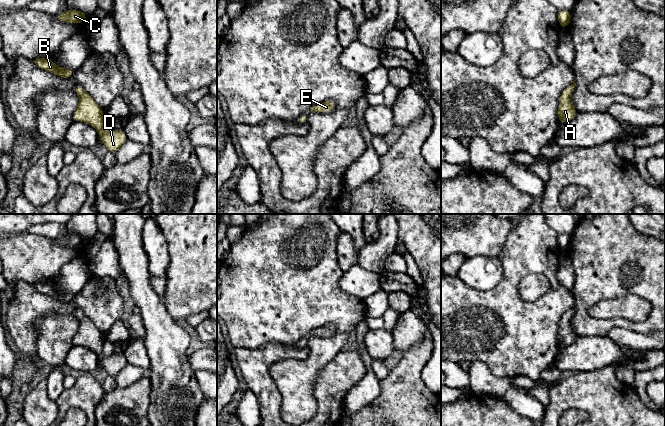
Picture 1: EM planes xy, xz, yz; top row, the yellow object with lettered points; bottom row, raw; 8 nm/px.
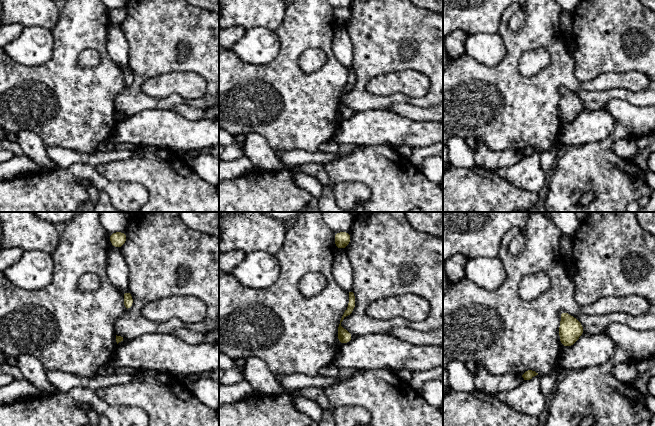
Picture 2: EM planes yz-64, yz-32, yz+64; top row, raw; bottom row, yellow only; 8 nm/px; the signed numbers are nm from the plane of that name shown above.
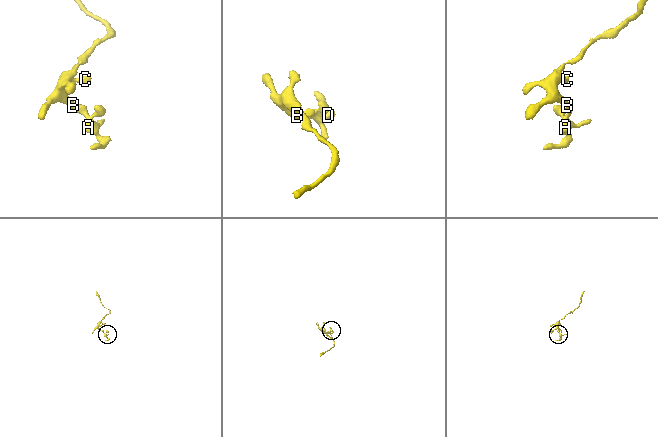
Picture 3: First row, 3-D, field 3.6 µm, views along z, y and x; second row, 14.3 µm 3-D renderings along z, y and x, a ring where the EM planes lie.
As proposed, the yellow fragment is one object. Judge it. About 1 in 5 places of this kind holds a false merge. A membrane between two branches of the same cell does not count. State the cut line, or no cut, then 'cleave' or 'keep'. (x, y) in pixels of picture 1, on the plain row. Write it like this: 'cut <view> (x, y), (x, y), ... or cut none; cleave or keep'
cut none; keep

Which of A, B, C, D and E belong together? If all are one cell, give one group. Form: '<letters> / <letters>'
A B C D E

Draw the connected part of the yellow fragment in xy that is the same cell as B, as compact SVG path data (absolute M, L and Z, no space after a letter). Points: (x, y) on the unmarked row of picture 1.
M38 282L33 285L39 292L58 299L61 302L72 302L75 295L72 293L64 293L54 288L51 283Z

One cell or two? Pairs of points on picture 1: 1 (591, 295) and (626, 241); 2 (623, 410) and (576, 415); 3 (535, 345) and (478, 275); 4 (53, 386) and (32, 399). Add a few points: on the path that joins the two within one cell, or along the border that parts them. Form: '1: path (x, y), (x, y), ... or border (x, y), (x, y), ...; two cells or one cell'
1: path (594, 282), (607, 266), (613, 254); one cell
2: border (564, 410), (581, 409), (589, 415); two cells
3: border (503, 269), (493, 288), (467, 286); two cells
4: border (45, 381), (47, 394), (55, 401); two cells

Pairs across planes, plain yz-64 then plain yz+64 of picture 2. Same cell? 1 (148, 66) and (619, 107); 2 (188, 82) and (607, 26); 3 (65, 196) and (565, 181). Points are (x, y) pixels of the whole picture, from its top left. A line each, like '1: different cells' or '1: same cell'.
1: different cells
2: different cells
3: different cells

